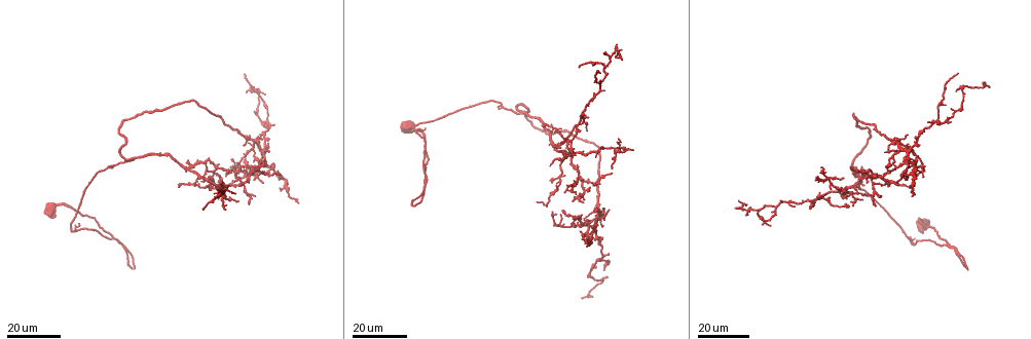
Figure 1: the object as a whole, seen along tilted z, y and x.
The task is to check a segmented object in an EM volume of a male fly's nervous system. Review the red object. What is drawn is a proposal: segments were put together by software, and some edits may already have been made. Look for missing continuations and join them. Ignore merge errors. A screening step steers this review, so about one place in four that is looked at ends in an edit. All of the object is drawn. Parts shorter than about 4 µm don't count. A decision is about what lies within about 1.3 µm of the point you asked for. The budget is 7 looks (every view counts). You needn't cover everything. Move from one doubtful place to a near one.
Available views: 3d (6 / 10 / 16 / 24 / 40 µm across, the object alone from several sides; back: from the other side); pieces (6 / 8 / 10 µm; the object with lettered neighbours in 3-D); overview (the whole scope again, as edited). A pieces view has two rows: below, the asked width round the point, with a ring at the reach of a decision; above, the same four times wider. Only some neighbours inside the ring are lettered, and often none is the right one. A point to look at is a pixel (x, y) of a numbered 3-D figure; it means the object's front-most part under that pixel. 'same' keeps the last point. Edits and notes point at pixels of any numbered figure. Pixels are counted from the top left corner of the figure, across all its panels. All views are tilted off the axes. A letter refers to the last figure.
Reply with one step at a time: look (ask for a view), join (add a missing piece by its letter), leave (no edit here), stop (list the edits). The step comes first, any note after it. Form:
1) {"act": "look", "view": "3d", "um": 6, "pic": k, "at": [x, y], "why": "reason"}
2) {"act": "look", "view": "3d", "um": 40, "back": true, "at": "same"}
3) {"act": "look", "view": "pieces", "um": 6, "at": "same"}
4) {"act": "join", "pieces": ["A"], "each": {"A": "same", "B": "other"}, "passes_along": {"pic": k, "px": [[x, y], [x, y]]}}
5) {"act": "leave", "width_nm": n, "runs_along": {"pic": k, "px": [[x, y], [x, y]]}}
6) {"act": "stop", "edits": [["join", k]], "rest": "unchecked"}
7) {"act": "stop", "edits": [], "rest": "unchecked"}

{"act": "look", "view": "3d", "um": 16, "pic": 1, "at": [634, 151], "why": "free end"}

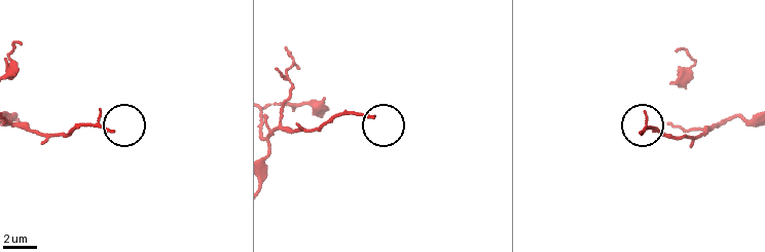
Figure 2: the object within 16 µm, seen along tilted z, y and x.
{"act": "look", "view": "pieces", "um": 8, "pic": 2, "at": [110, 133], "why": "what lies round it"}

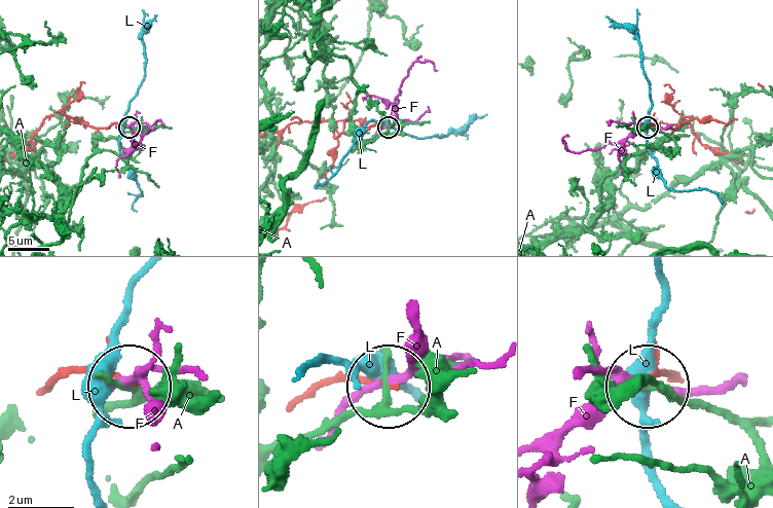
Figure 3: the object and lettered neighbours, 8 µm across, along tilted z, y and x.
{"act": "leave", "each": {"A": "other", "F": "other", "L": "other"}, "runs_along": {"pic": 3, "px": [[298, 399], [331, 382], [388, 385]]}, "found": "none of them fits"}

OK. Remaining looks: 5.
{"act": "look", "view": "3d", "um": 16, "pic": 1, "at": [246, 93], "why": "end of a long branch"}

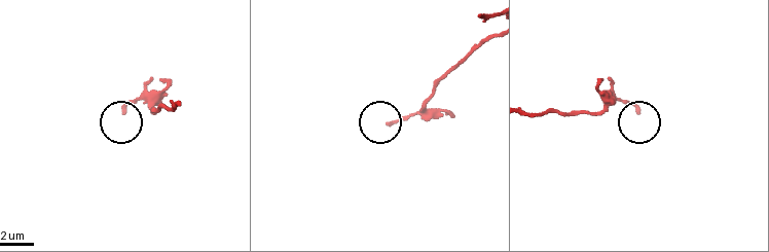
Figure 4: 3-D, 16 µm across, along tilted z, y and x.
{"act": "look", "view": "pieces", "um": 8, "pic": 4, "at": [122, 112]}

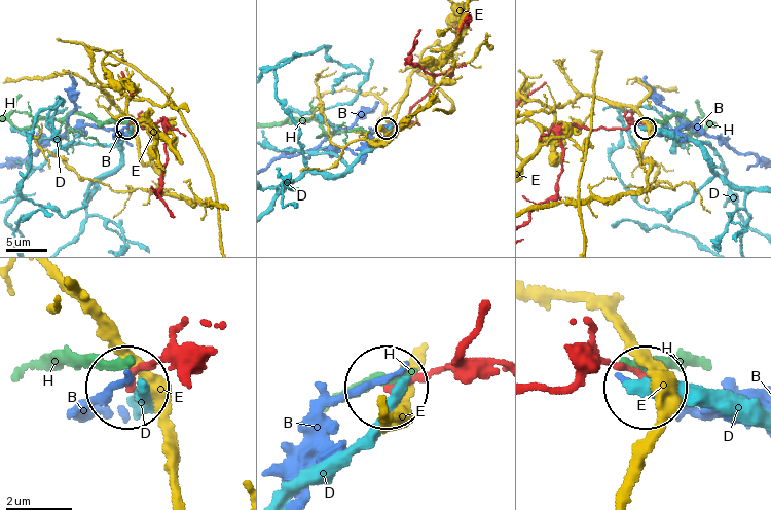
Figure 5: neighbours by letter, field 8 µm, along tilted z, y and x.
{"act": "leave", "each": {"B": "other", "D": "other", "E": "other", "H": "other"}, "runs_along": {"pic": 5, "px": [[553, 387], [609, 365], [641, 381]]}, "found": "none of them fits"}

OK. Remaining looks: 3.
{"act": "look", "view": "3d", "um": 24, "pic": 1, "at": [959, 72], "why": "branch stops here"}

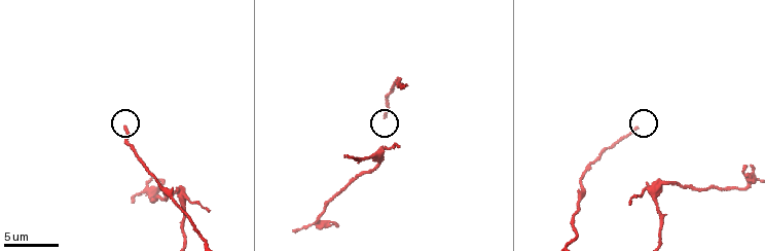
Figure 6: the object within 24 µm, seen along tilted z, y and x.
{"act": "look", "view": "pieces", "um": 6, "pic": 6, "at": [636, 126], "why": "what lies round it"}

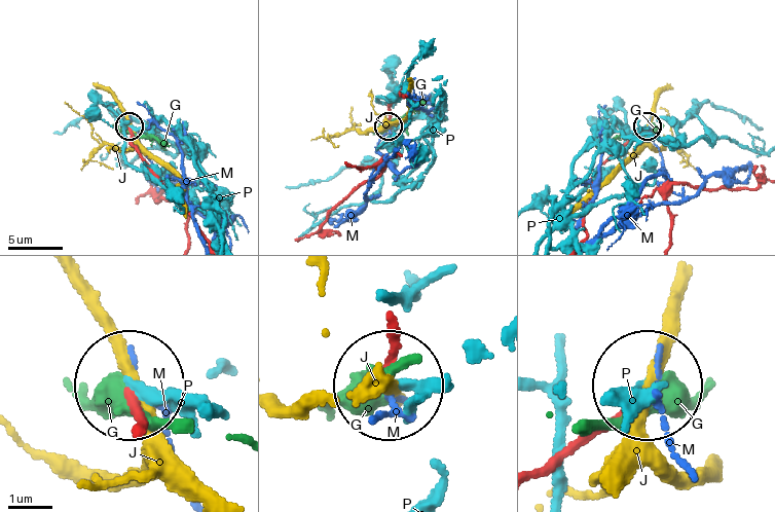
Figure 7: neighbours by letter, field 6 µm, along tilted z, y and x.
{"act": "leave", "each": {"G": "other", "J": "other", "M": "other", "P": "other"}, "found": "none of them fits"}

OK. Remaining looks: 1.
{"act": "stop", "edits": [], "rest": "unchecked"}

